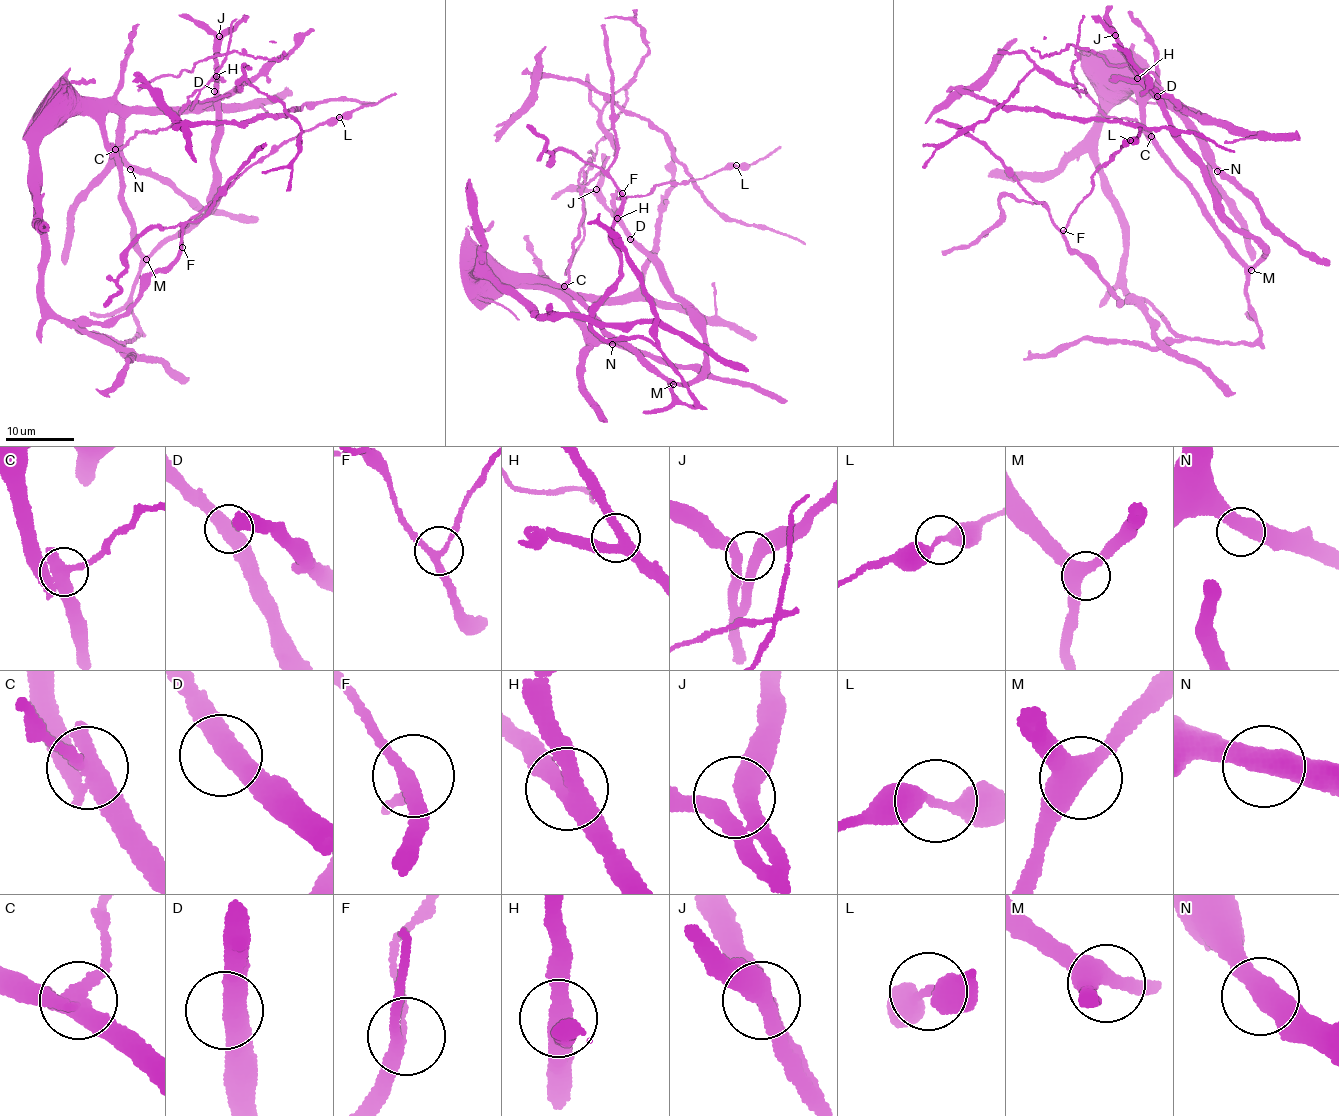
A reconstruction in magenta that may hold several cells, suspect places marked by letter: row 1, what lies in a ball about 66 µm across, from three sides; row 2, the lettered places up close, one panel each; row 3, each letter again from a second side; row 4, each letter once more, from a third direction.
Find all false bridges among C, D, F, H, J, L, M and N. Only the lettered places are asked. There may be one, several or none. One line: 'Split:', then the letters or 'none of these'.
Split: C

